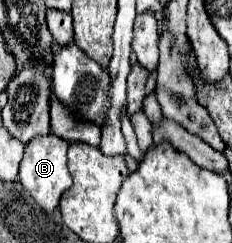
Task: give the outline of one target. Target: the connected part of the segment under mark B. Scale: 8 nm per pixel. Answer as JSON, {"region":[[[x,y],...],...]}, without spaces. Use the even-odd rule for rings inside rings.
{"region":[[[53,133],[43,135],[43,137],[35,137],[25,147],[25,157],[23,157],[21,169],[19,169],[19,183],[35,199],[35,203],[47,213],[51,213],[59,205],[63,191],[69,189],[73,183],[71,173],[67,169],[67,147],[69,147],[67,141],[61,141]]]}

